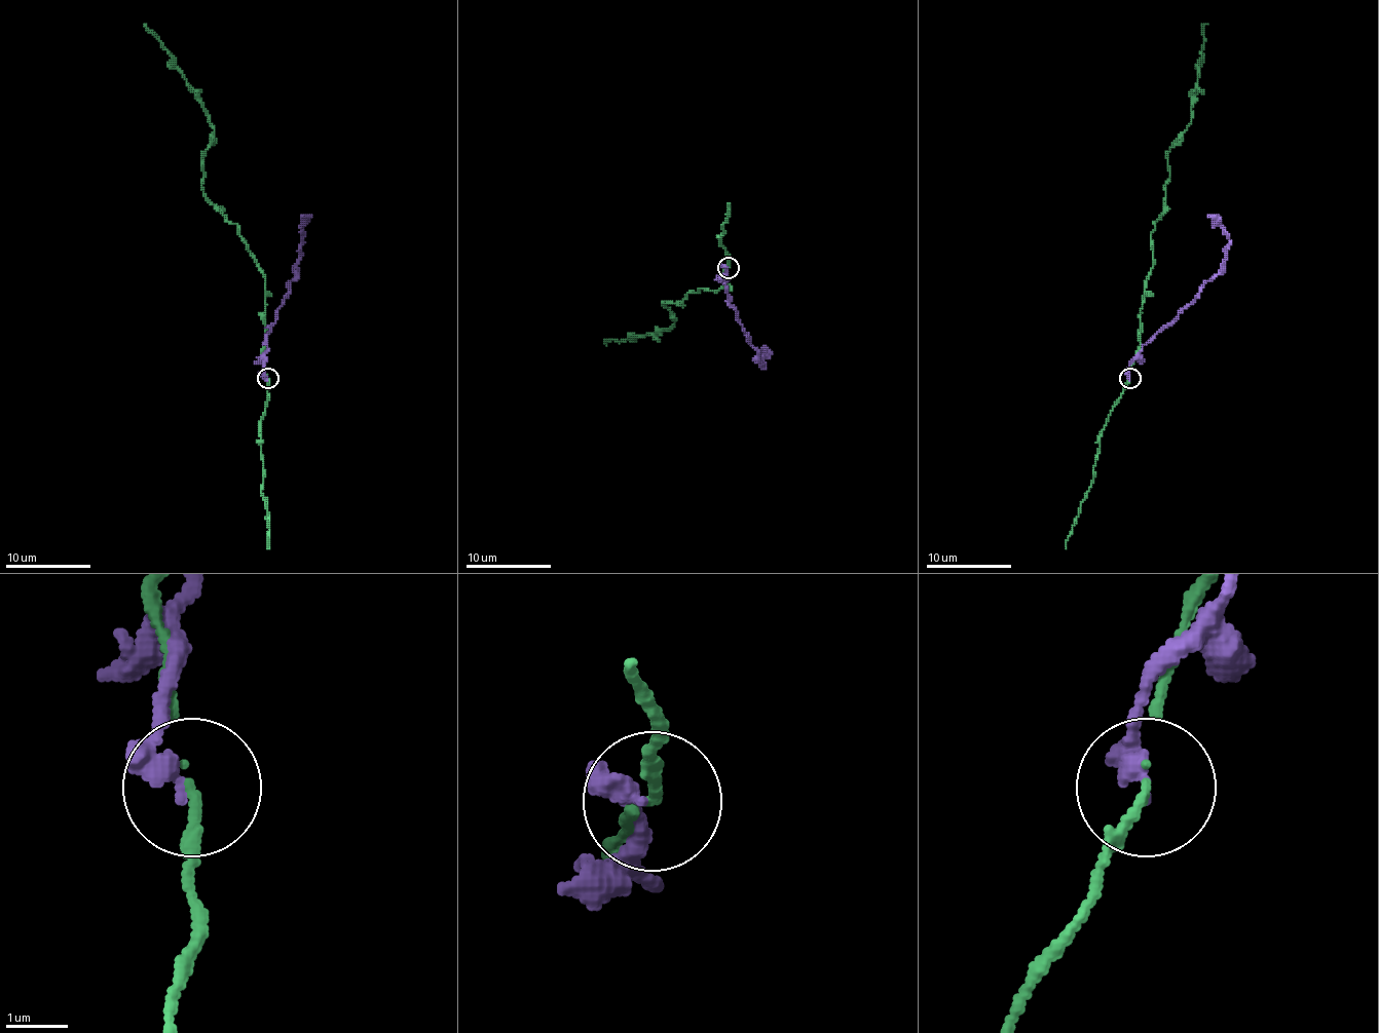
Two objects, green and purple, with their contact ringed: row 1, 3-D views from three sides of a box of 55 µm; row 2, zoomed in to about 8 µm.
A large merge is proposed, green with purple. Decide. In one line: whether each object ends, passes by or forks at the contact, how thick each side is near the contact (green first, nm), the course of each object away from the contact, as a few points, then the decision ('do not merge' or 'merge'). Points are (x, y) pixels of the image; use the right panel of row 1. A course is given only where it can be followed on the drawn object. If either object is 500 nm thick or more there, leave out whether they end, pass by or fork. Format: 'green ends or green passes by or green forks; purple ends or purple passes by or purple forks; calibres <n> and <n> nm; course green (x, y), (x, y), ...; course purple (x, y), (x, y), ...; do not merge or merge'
green passes by; purple ends; calibres 120 and 360 nm; course green (1129, 378), (1153, 266), (1151, 234), (1165, 206), (1167, 151), (1191, 121), (1201, 28), (1207, 24); course purple (1129, 378), (1129, 361), (1223, 266), (1229, 236), (1213, 215); do not merge

